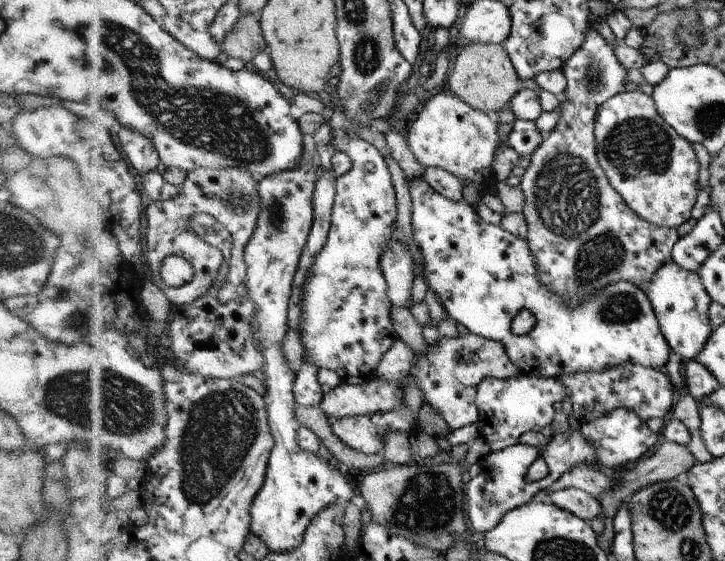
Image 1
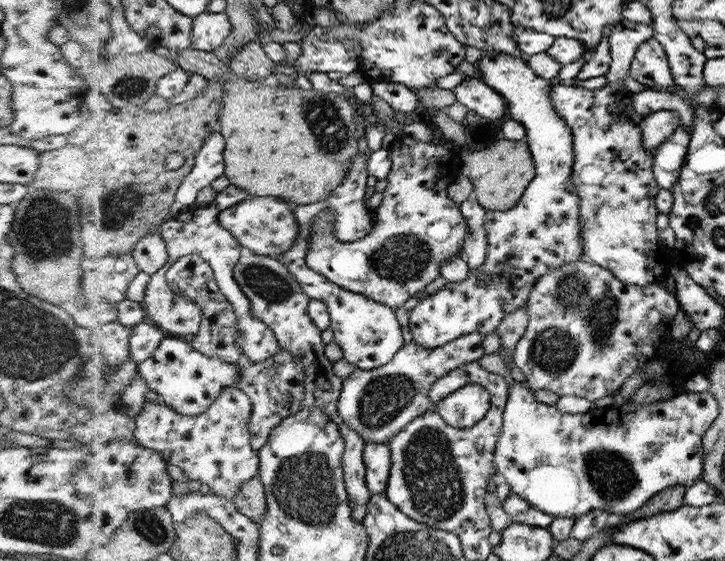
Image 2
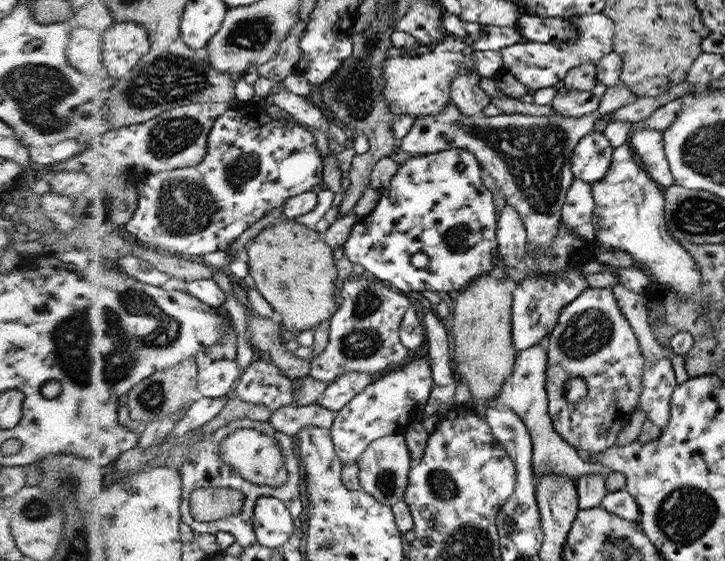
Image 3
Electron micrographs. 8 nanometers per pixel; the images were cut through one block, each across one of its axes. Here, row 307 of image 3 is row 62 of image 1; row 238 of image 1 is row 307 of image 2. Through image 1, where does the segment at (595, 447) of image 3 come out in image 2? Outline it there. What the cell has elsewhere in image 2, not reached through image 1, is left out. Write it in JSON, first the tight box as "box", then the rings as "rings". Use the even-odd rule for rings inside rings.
{"box":[513,257,679,403],"rings":[[[581,257],[576,262],[565,264],[563,267],[548,272],[536,281],[535,290],[531,292],[525,307],[529,316],[527,331],[524,332],[523,338],[516,344],[515,352],[513,353],[514,365],[524,373],[528,387],[534,390],[546,388],[546,390],[556,392],[559,397],[573,395],[592,403],[606,396],[615,396],[626,378],[630,377],[637,369],[642,368],[644,363],[648,363],[652,356],[656,355],[660,346],[664,344],[663,339],[671,334],[671,324],[679,309],[679,299],[673,293],[668,292],[662,284],[648,284],[646,287],[624,284],[610,269]]]}

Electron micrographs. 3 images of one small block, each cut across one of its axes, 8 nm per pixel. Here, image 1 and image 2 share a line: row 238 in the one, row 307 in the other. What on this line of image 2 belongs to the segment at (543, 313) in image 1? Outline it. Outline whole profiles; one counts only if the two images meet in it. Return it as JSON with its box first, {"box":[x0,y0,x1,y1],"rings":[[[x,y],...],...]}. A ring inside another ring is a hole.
{"box":[409,51,584,349],"rings":[[[486,51],[479,60],[478,69],[482,80],[500,93],[506,101],[510,118],[520,121],[527,129],[526,140],[535,157],[536,178],[523,192],[522,198],[514,208],[505,211],[487,211],[487,258],[482,268],[471,269],[469,275],[460,283],[446,283],[438,292],[428,295],[409,311],[409,324],[416,342],[426,349],[449,346],[460,336],[480,333],[484,337],[496,331],[507,314],[526,307],[536,281],[552,270],[563,267],[584,257],[583,226],[580,224],[581,198],[575,192],[572,171],[575,162],[575,138],[567,121],[556,112],[552,104],[552,82],[540,77],[520,57]]]}

